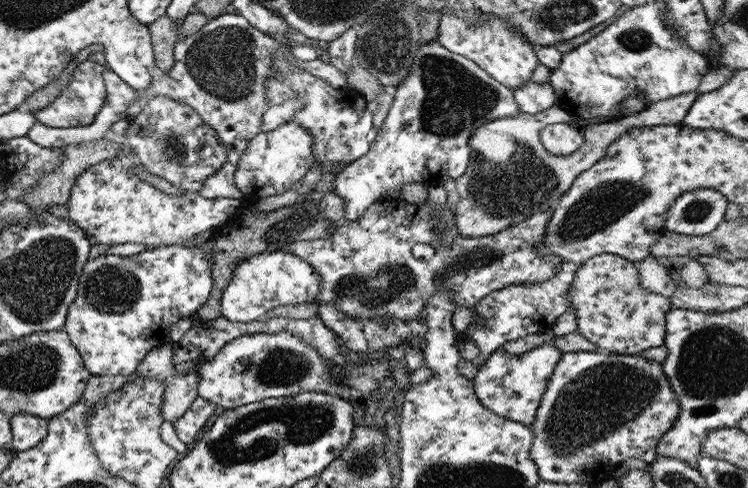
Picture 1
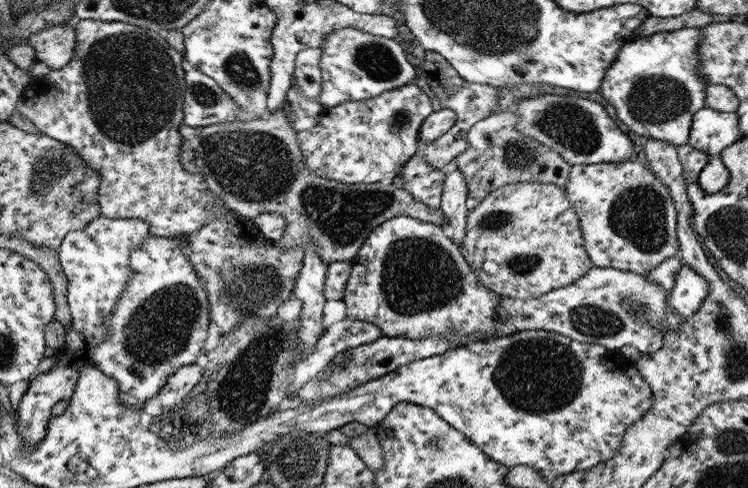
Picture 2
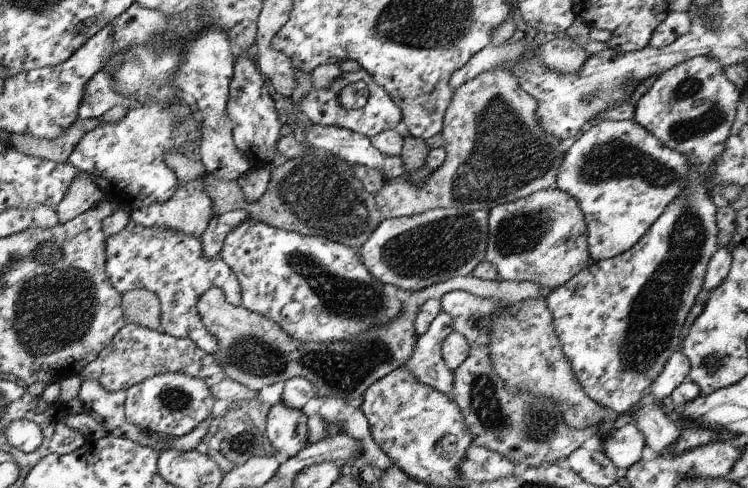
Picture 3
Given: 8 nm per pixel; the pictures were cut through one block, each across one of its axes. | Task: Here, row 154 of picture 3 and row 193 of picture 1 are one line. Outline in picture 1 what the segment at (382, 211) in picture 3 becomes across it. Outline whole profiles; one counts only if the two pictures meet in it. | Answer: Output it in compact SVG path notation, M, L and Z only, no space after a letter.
M729 67L709 70L701 77L693 92L653 102L641 112L616 121L583 127L583 146L569 156L548 154L538 139L539 131L544 126L571 121L569 114L557 105L536 115L519 111L511 118L498 118L480 126L468 138L470 156L466 172L458 178L445 181L441 187L446 194L444 205L453 215L456 232L469 238L489 236L552 208L571 187L575 178L605 155L607 147L614 140L632 128L681 123L698 94L715 90L731 78L732 73Z

